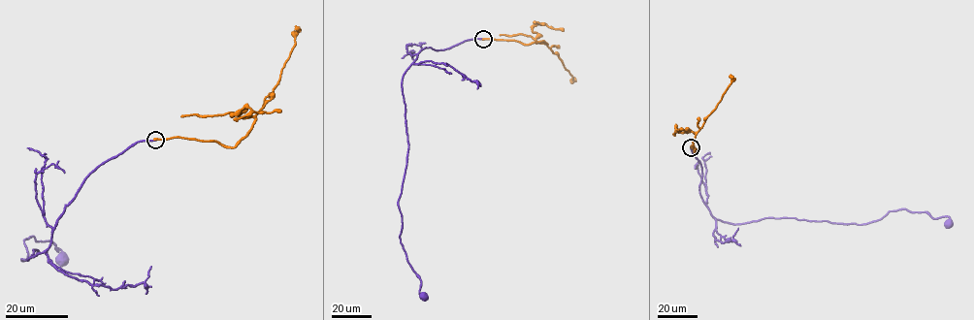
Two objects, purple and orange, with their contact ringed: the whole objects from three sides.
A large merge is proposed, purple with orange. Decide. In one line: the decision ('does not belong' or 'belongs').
does not belong

